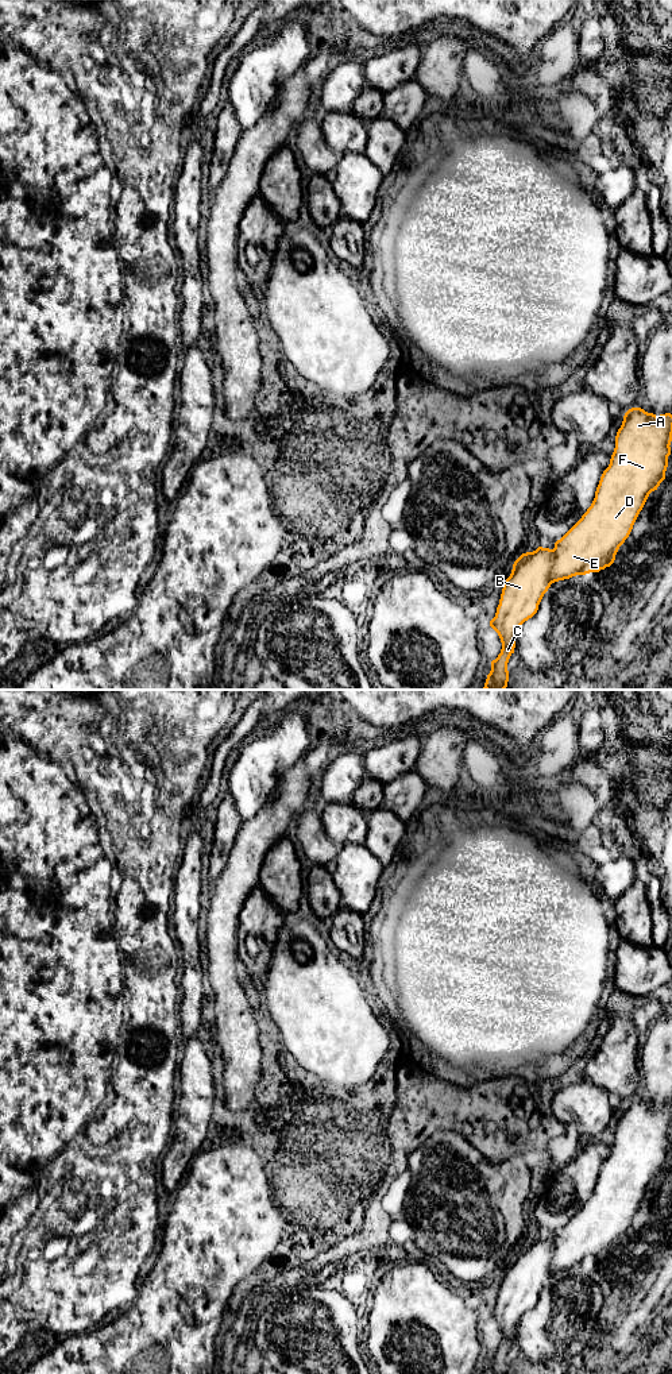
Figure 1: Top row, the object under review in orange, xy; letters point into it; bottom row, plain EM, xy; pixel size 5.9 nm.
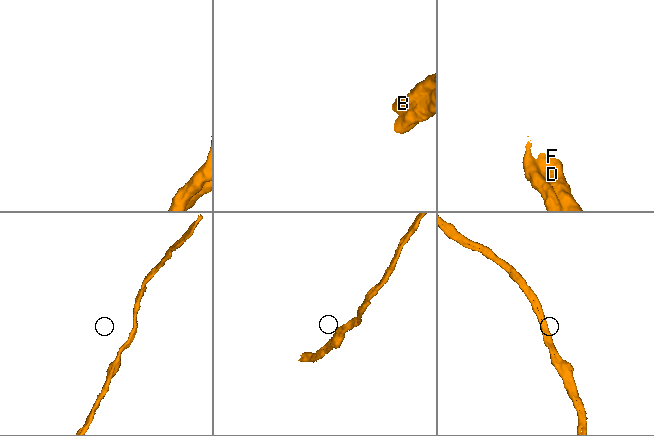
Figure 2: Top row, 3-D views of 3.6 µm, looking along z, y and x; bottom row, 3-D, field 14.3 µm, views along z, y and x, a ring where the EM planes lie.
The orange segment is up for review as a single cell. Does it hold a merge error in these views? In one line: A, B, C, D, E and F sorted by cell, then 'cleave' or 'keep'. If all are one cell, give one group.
A B C D E F; keep

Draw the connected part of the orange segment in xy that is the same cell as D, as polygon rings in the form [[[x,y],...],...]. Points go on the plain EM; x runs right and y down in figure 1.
[[[641,1099],[629,1100],[615,1127],[615,1139],[609,1158],[603,1162],[595,1182],[595,1189],[582,1209],[555,1234],[555,1239],[538,1238],[522,1244],[513,1255],[503,1280],[495,1308],[490,1317],[498,1324],[502,1340],[491,1352],[486,1374],[507,1374],[507,1354],[514,1344],[515,1329],[521,1316],[532,1309],[552,1274],[576,1266],[599,1263],[610,1258],[619,1238],[629,1228],[633,1216],[642,1201],[649,1185],[665,1170],[668,1147],[672,1132],[672,1105],[656,1107]]]

